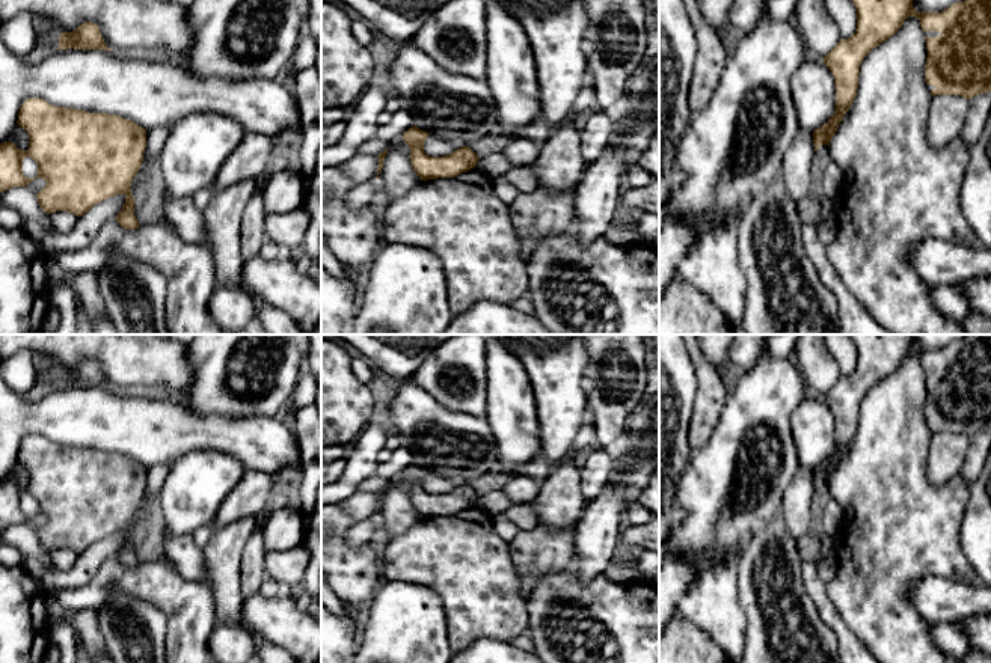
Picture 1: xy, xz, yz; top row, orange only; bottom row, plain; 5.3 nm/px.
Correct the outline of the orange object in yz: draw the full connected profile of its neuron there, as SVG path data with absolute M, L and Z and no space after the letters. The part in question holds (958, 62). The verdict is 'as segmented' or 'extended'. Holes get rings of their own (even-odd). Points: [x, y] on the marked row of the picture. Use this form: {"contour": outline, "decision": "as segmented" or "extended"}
{"contour": "M852 0L857 11L855 33L842 39L825 56L824 63L834 75L836 110L821 128L813 130L813 145L818 151L828 145L836 134L843 115L851 108L858 87L860 65L863 59L879 44L893 36L908 17L920 21L923 32L938 32L935 38L926 39L925 81L934 89L931 95L959 95L971 99L976 95L991 92L991 0L956 2L941 12L917 12L913 0Z", "decision": "as segmented"}

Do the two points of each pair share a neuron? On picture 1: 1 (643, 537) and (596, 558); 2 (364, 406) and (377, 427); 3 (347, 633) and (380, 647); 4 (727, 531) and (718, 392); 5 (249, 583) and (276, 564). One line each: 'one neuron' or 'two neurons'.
1: two neurons
2: two neurons
3: two neurons
4: two neurons
5: two neurons

